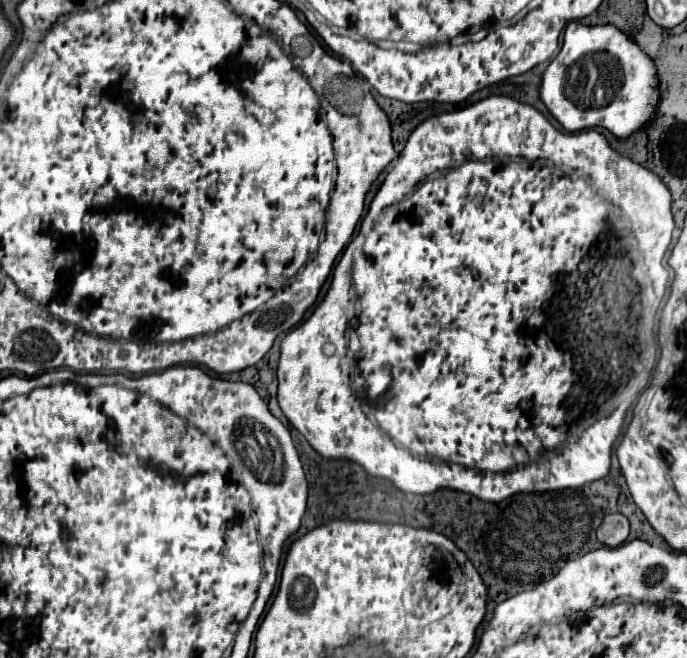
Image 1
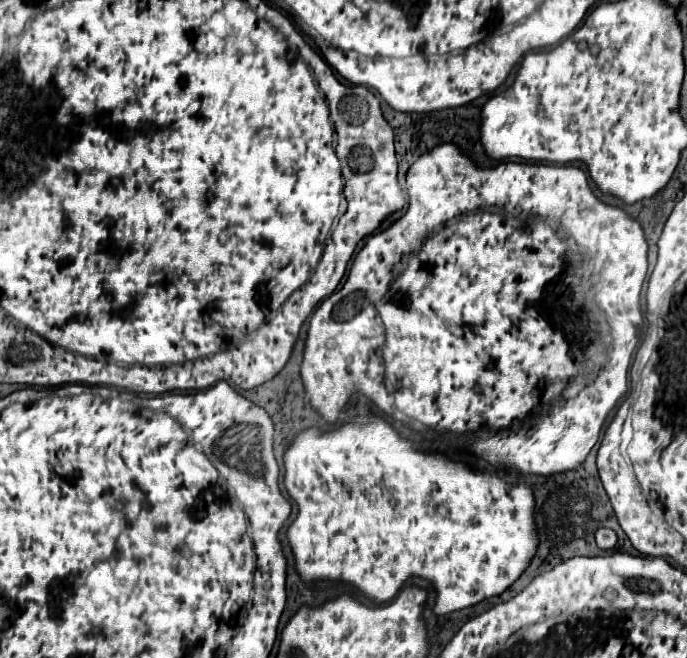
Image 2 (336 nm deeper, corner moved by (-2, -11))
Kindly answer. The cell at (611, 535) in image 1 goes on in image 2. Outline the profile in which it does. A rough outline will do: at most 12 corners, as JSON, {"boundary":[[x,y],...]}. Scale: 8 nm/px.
{"boundary":[[611,528],[595,532],[597,546],[611,550],[617,544],[617,534]]}

